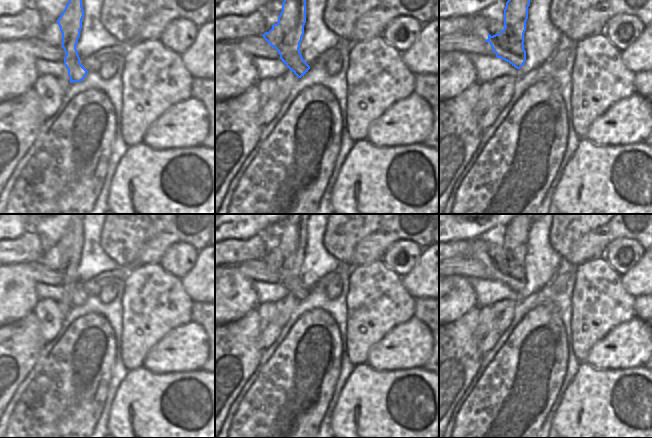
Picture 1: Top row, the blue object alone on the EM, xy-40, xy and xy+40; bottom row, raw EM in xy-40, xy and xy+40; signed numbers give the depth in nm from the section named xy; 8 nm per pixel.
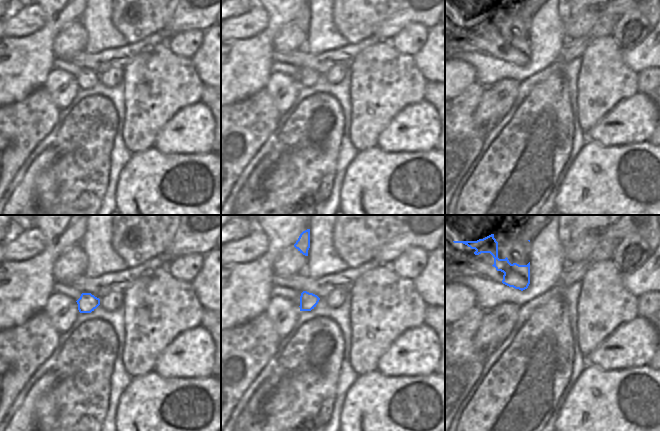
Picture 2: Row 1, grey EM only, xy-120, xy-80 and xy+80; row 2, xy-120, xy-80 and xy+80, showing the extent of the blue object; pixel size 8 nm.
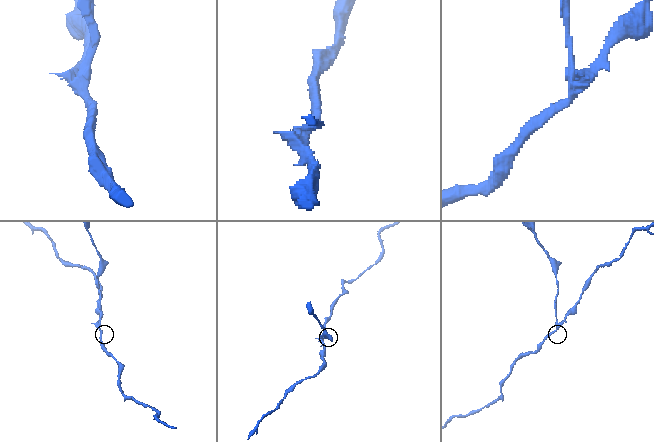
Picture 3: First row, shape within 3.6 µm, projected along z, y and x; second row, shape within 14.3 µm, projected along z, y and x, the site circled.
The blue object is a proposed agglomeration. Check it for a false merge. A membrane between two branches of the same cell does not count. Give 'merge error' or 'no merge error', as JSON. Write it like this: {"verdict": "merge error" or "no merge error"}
{"verdict": "merge error"}

